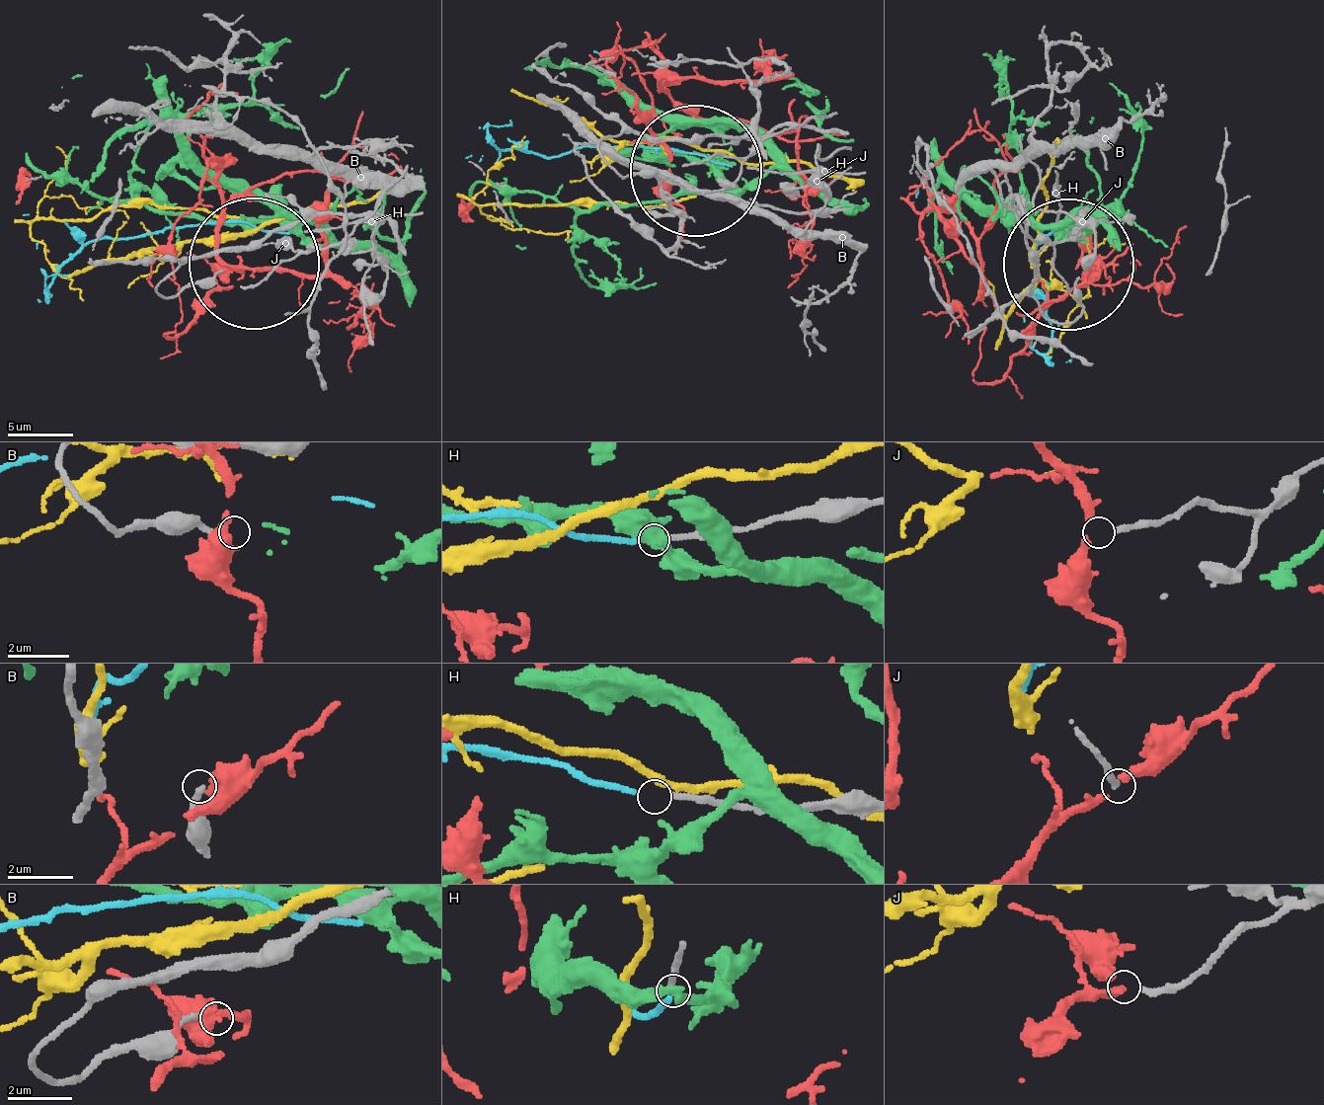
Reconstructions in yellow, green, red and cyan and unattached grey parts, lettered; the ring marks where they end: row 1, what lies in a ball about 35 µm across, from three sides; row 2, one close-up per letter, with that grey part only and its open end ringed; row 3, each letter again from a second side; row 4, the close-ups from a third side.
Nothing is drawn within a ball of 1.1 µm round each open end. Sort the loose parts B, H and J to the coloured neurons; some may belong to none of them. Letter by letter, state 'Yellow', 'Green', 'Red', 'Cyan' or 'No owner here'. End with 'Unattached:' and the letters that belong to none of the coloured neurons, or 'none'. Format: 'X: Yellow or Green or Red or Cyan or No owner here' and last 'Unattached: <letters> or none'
B: No owner here
H: Cyan
J: No owner here
Unattached: B, J

